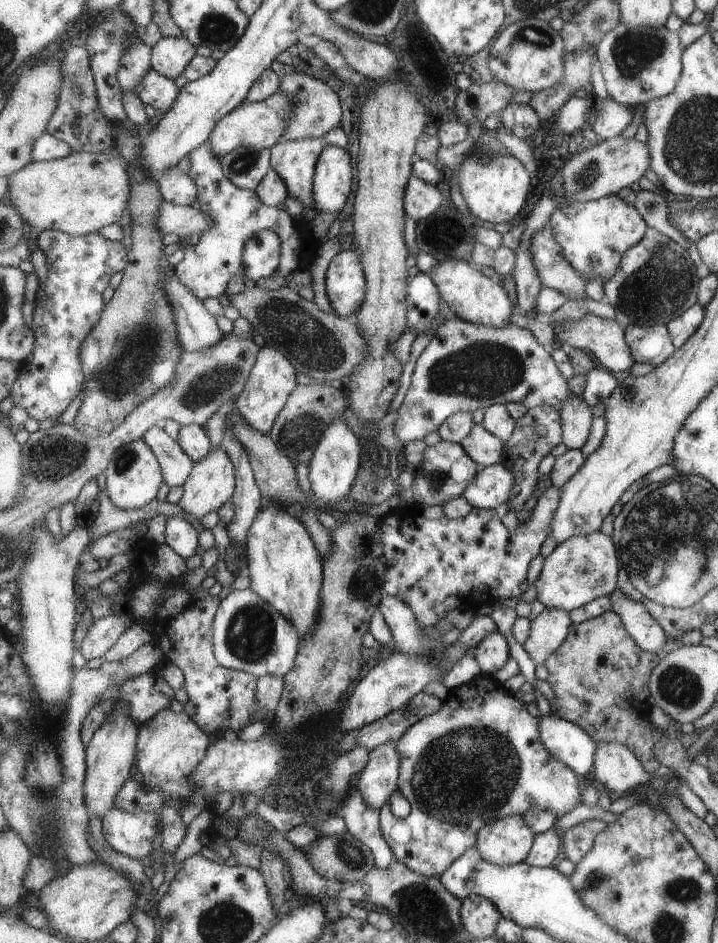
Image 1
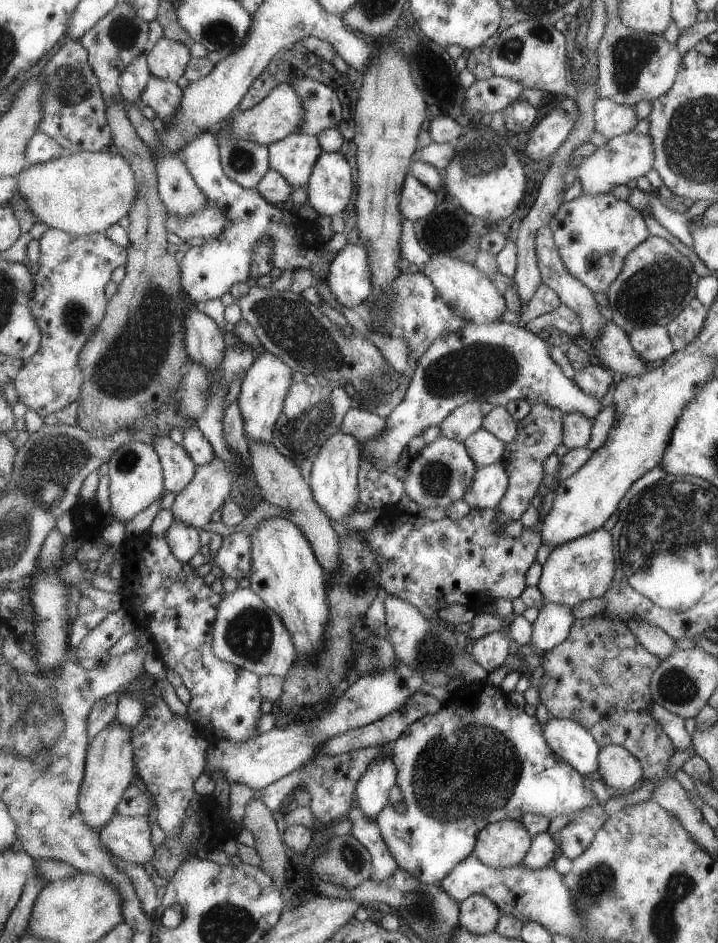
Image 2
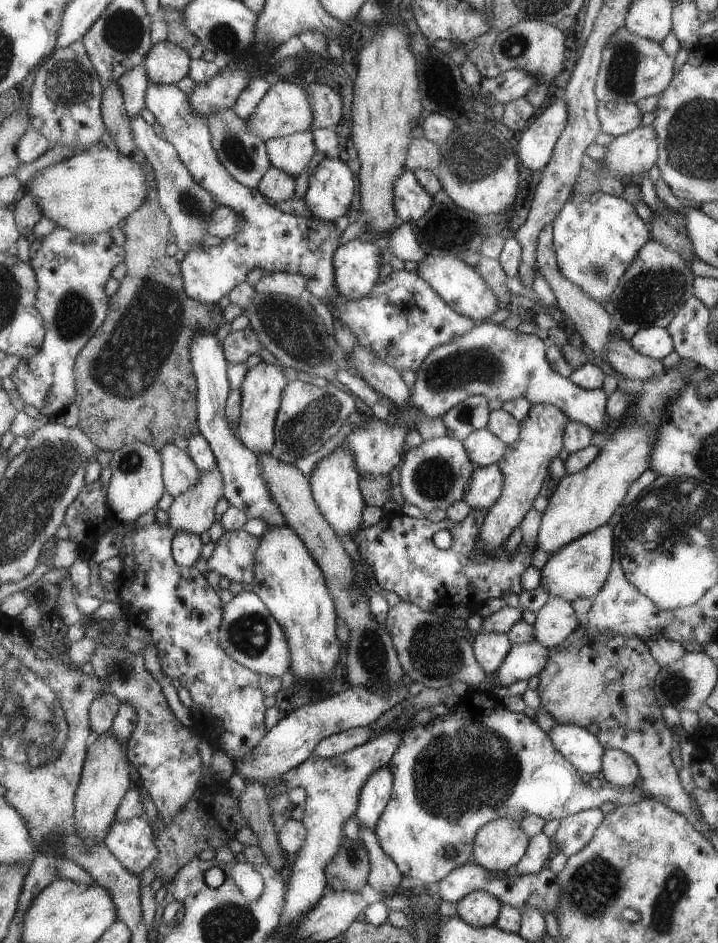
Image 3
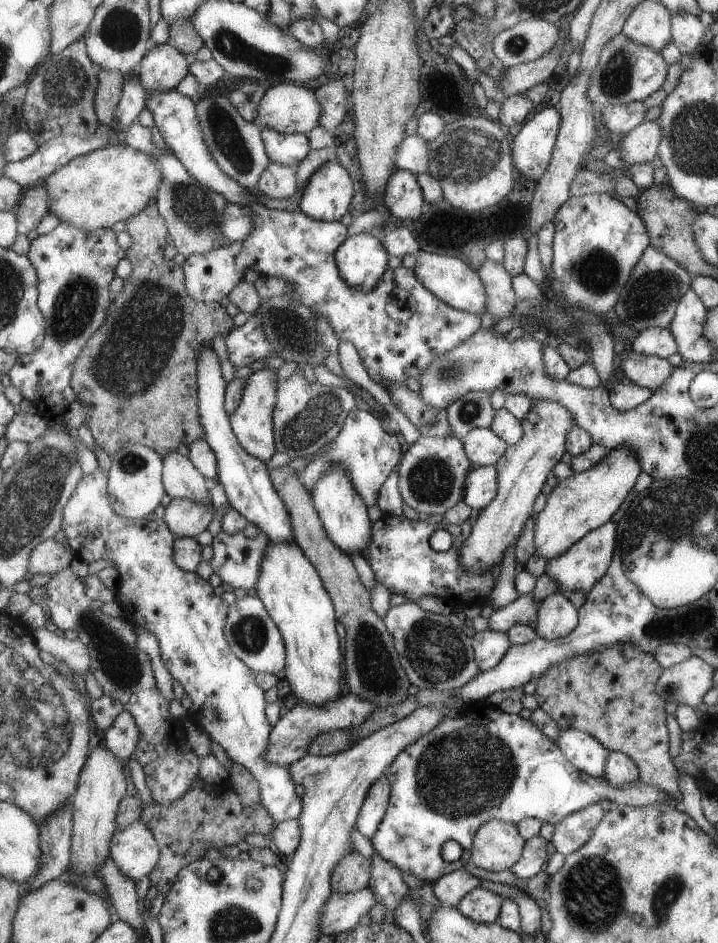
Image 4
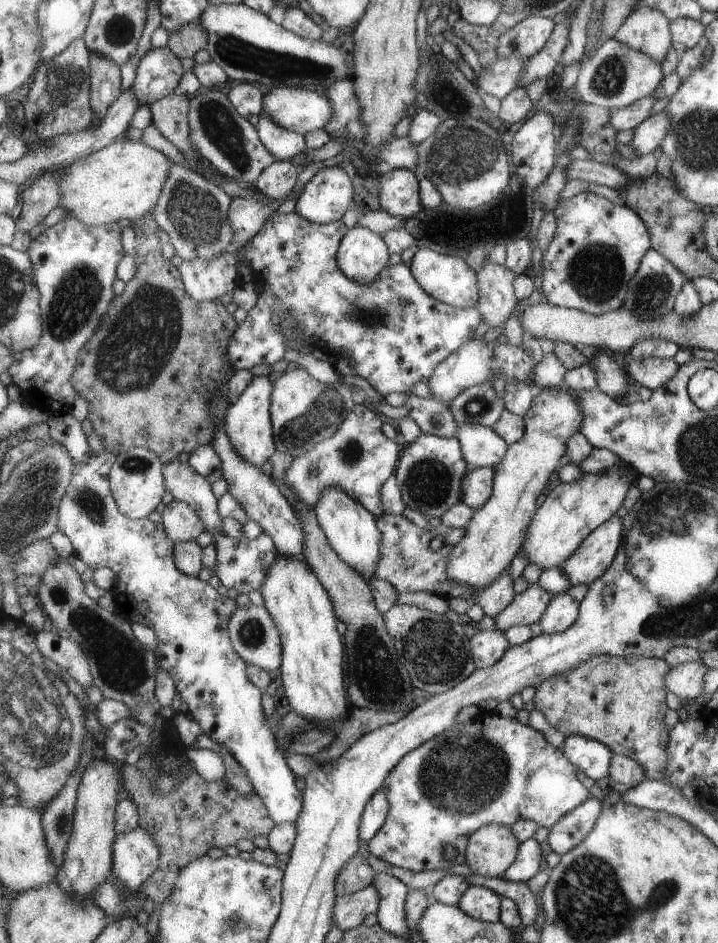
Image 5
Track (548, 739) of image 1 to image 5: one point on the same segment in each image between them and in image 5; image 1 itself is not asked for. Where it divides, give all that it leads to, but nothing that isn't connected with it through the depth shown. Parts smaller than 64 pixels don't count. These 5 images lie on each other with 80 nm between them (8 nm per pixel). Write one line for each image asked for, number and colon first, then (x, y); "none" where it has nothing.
2: (570, 740)
3: (584, 749)
4: (586, 752)
5: (594, 758)

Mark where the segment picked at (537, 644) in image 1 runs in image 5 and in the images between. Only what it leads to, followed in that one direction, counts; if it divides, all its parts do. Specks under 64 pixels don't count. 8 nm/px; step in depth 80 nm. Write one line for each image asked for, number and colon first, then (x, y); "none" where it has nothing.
2: (554, 622)
3: (557, 619)
4: (558, 616)
5: (563, 610)

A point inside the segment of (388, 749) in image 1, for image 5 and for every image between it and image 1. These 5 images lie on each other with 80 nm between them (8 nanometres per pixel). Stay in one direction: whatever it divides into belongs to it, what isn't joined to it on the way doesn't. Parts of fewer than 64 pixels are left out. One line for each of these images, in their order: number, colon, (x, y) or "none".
2: (372, 794)
3: (376, 794)
4: (376, 804)
5: (375, 814)

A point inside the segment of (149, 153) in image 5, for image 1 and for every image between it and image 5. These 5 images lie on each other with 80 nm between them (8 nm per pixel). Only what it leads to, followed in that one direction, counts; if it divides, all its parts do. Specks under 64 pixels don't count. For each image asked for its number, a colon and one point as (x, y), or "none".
1: (79, 194)
2: (84, 193)
3: (91, 192)
4: (94, 191)

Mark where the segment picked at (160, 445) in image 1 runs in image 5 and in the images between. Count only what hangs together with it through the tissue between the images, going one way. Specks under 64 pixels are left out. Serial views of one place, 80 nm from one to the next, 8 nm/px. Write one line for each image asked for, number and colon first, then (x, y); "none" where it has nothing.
2: (179, 467)
3: (180, 471)
4: (182, 478)
5: (182, 480)

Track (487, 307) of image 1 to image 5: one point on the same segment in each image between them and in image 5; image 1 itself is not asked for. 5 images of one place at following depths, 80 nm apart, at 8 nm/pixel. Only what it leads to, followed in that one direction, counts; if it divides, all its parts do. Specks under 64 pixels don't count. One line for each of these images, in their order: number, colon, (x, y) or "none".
2: (469, 291)
3: (461, 284)
4: (451, 279)
5: (449, 279)

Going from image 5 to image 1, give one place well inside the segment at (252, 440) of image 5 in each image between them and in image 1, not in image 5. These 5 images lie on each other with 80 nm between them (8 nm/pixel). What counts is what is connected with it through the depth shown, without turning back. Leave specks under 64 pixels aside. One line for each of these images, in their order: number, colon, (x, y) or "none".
1: (273, 379)
2: (264, 390)
3: (263, 387)
4: (253, 422)

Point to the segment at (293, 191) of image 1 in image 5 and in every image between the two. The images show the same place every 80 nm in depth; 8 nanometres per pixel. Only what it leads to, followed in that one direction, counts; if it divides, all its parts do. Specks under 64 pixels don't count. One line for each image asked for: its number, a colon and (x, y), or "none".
2: (295, 156)
3: (293, 154)
4: (290, 150)
5: (284, 144)

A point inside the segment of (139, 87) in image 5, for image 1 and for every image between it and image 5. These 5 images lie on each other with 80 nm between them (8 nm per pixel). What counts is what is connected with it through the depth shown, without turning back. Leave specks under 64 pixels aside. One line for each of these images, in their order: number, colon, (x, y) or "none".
1: (171, 56)
2: (168, 59)
3: (167, 63)
4: (164, 66)

